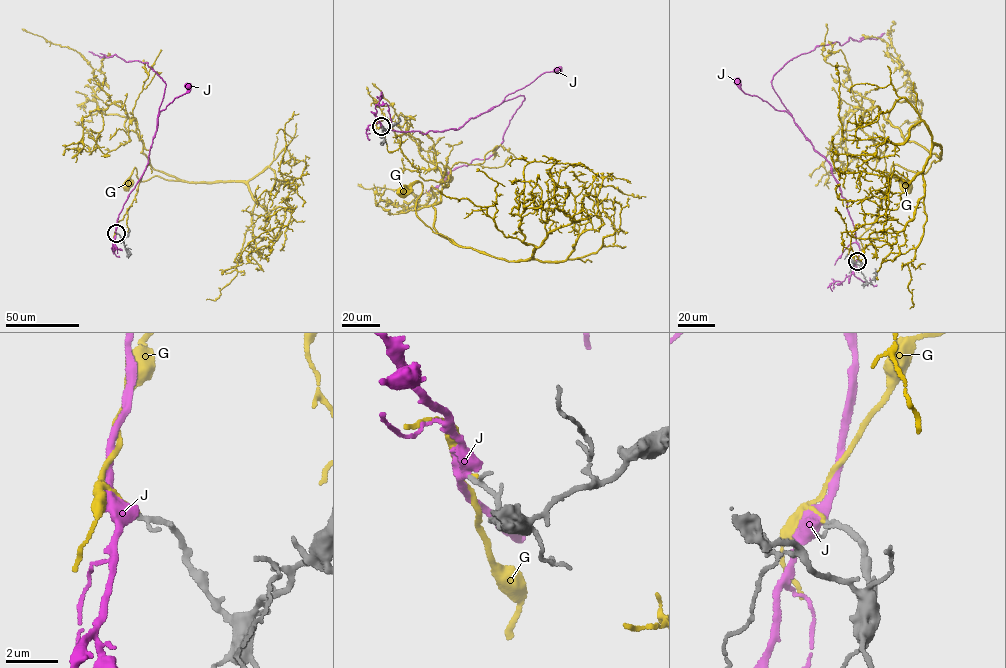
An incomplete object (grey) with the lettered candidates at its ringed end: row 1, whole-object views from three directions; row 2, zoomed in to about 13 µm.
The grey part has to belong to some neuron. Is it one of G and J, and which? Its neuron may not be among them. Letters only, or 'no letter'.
J

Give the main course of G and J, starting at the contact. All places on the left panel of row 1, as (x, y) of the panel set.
G: (117, 233), (149, 161), (134, 118), (141, 153), (177, 179), (141, 181), (134, 167), (126, 185)
J: (116, 233), (118, 214), (147, 164), (160, 111), (184, 94), (187, 85)

